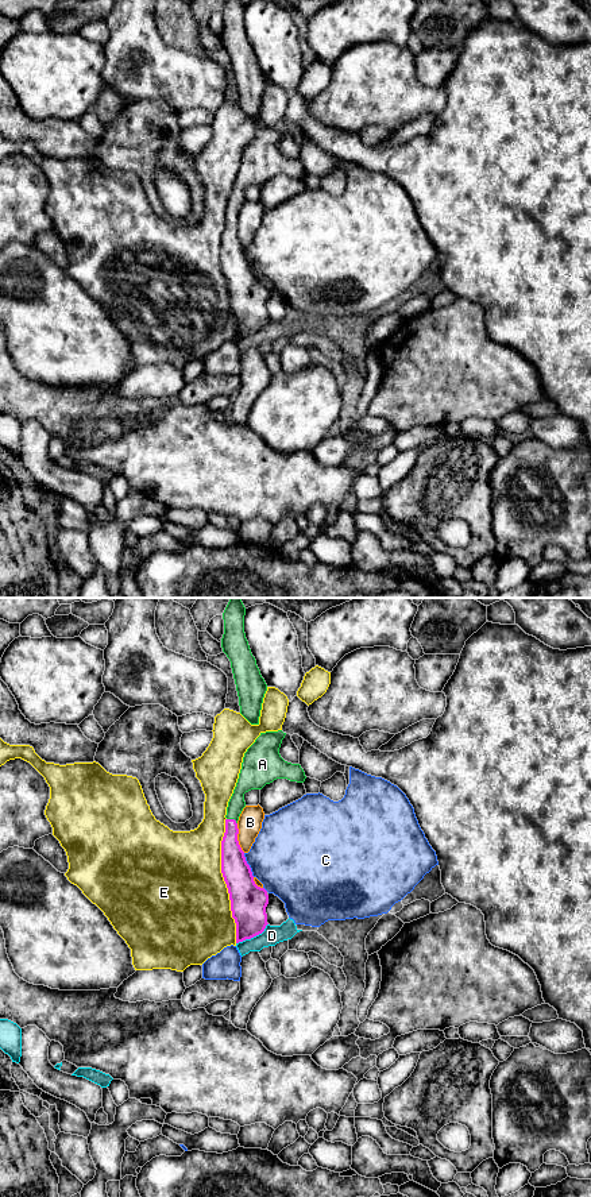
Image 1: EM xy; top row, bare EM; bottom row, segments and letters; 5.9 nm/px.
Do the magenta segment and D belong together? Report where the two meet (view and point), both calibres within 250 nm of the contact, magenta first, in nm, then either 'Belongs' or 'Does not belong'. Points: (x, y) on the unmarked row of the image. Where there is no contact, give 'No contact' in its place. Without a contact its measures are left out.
Touches magenta at xy (252, 332). Thickness 220 nm (magenta) against 120 nm. Does not belong

